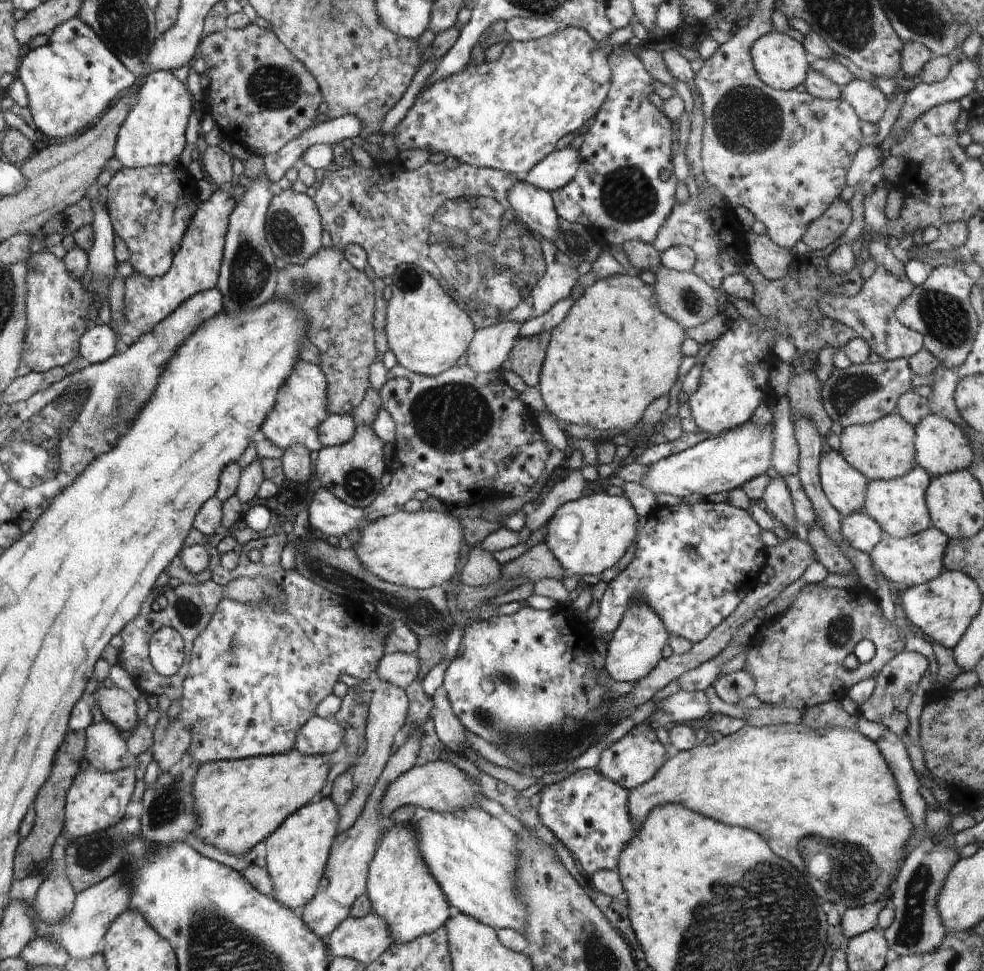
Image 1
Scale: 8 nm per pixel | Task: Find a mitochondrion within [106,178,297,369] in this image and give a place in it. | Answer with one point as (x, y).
(249, 272)

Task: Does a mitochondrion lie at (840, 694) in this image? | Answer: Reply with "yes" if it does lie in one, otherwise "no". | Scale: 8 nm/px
no

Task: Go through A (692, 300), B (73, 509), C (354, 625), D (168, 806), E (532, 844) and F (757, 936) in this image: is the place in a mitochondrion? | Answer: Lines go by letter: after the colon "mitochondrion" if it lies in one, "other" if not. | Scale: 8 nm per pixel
A: mitochondrion
B: other
C: other
D: mitochondrion
E: other
F: mitochondrion

